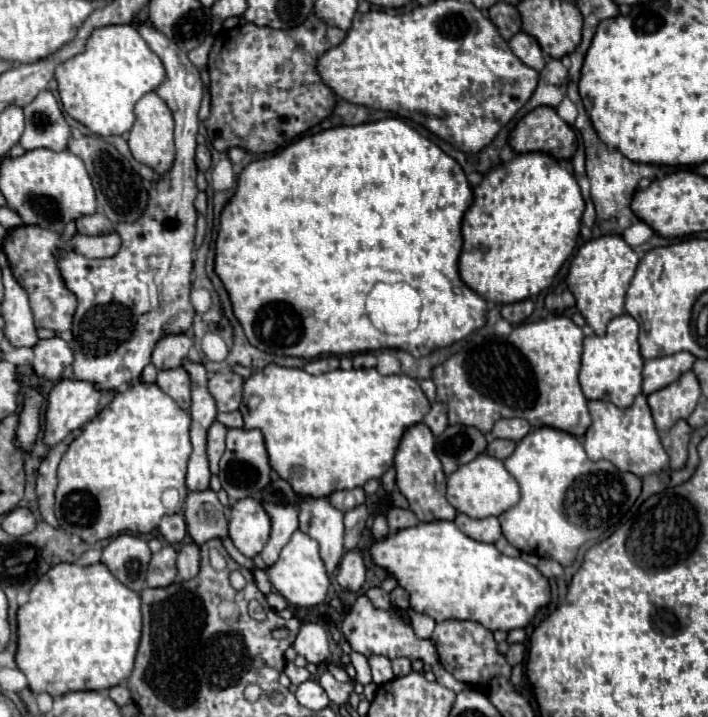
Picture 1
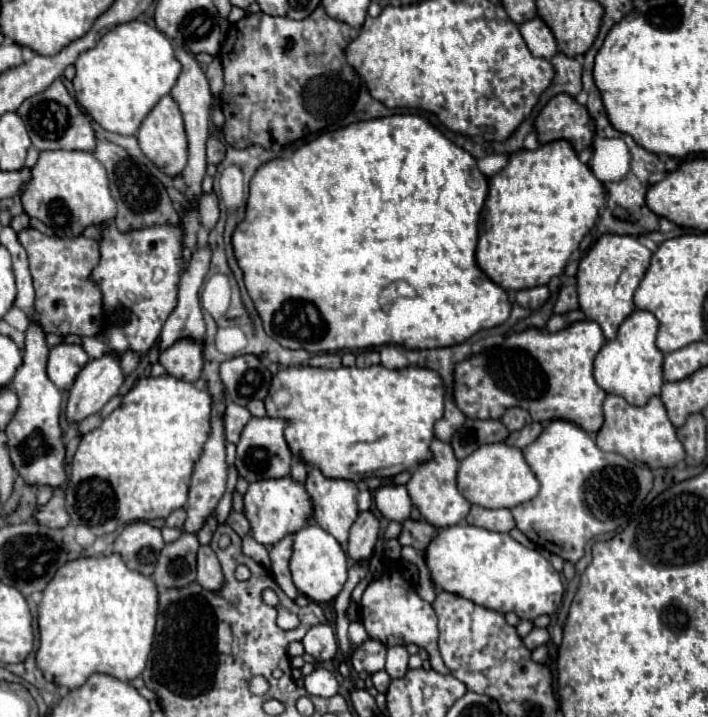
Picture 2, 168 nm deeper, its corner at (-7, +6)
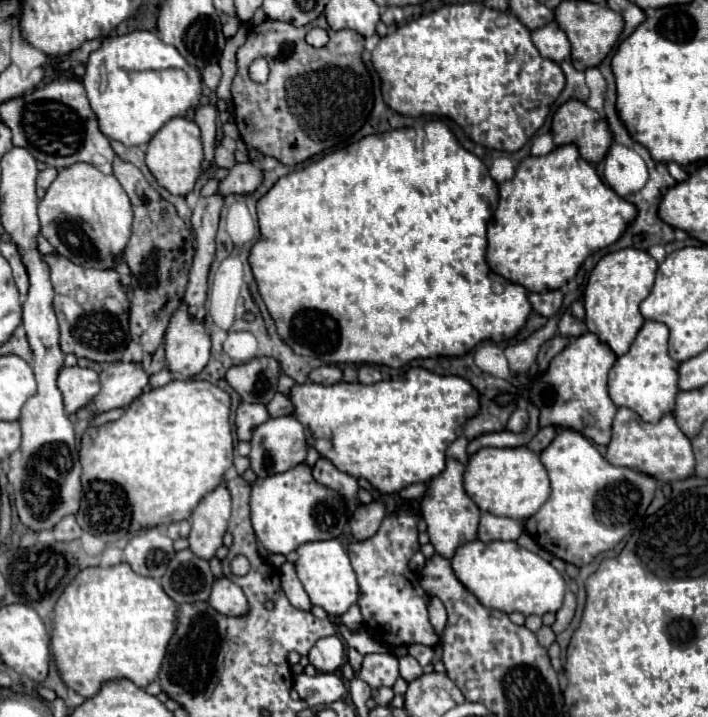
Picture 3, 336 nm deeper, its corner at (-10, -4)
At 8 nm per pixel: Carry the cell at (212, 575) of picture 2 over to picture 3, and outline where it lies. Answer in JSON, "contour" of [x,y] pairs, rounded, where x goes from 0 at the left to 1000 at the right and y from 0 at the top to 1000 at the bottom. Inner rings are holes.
{"contour":[[[315,803],[301,812],[298,828],[295,828],[295,842],[318,859],[349,856],[349,834],[346,834],[343,823]]]}

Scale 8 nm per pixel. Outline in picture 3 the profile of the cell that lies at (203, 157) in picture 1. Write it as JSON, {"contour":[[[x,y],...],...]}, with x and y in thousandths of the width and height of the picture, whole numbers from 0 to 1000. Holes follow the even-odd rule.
{"contour":[[[309,201],[309,204],[304,206],[304,229],[306,229],[306,234],[321,234],[321,237],[329,234],[329,232],[332,232],[332,218],[329,218],[329,212]]]}

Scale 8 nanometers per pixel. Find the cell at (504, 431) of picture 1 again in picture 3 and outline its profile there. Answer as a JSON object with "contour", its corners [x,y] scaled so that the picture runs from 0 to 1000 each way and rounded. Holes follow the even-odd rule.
{"contour":[[[730,569],[722,580],[719,580],[719,589],[716,589],[716,600],[722,600],[722,603],[739,603],[742,600],[742,594],[744,594],[744,589],[747,589],[747,577],[744,577],[744,572],[742,569]]]}

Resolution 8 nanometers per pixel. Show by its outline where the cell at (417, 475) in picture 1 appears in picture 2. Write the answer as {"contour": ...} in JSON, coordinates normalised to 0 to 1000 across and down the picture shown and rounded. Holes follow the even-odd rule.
{"contour":[[[613,611],[607,625],[610,625],[610,642],[605,642],[605,644],[593,647],[588,656],[582,656],[582,667],[573,675],[576,689],[582,695],[582,703],[590,706],[599,725],[605,725],[605,731],[610,731],[613,736],[630,736],[630,734],[650,731],[661,720],[667,703],[644,681],[647,642],[638,630],[638,622],[619,611]]]}

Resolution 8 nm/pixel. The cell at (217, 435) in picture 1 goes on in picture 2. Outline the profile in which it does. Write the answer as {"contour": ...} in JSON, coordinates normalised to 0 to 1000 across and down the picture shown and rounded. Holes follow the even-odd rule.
{"contour":[[[322,563],[319,566],[319,583],[316,583],[316,594],[319,594],[319,614],[322,616],[336,616],[339,605],[342,605],[342,597],[347,594],[350,589],[350,569],[345,566],[336,566],[336,563]]]}

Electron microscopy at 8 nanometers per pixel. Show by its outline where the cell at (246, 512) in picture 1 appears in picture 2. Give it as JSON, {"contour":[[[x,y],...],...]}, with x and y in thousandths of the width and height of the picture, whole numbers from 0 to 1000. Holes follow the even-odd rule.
{"contour":[[[410,664],[395,669],[364,669],[350,678],[345,689],[345,717],[356,734],[356,750],[373,762],[387,762],[407,742],[421,742],[441,725],[441,697],[429,681],[429,672],[418,672]]]}

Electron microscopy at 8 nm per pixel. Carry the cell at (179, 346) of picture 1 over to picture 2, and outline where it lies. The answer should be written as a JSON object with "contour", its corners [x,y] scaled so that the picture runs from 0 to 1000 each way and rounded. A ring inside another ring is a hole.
{"contour":[[[297,343],[277,346],[271,354],[271,363],[266,365],[263,379],[254,388],[251,396],[251,424],[237,441],[232,457],[229,457],[229,488],[243,483],[254,471],[271,471],[271,474],[288,474],[288,446],[285,446],[285,432],[282,432],[282,416],[280,404],[294,382],[297,371]]]}

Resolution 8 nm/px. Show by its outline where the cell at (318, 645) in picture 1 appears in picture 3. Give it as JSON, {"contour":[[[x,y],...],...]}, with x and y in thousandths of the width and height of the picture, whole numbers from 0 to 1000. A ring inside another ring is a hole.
{"contour":[[[465,887],[445,895],[445,901],[436,909],[436,923],[451,937],[476,937],[479,929],[484,926],[484,915],[487,915],[484,895],[476,887]]]}

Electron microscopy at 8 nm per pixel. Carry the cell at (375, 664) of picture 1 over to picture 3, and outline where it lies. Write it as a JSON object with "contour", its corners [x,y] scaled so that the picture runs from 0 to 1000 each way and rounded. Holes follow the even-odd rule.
{"contour":[[[569,915],[564,918],[564,940],[569,948],[575,951],[583,951],[586,946],[592,946],[597,940],[597,932],[592,929],[592,923],[583,918],[583,915]]]}

